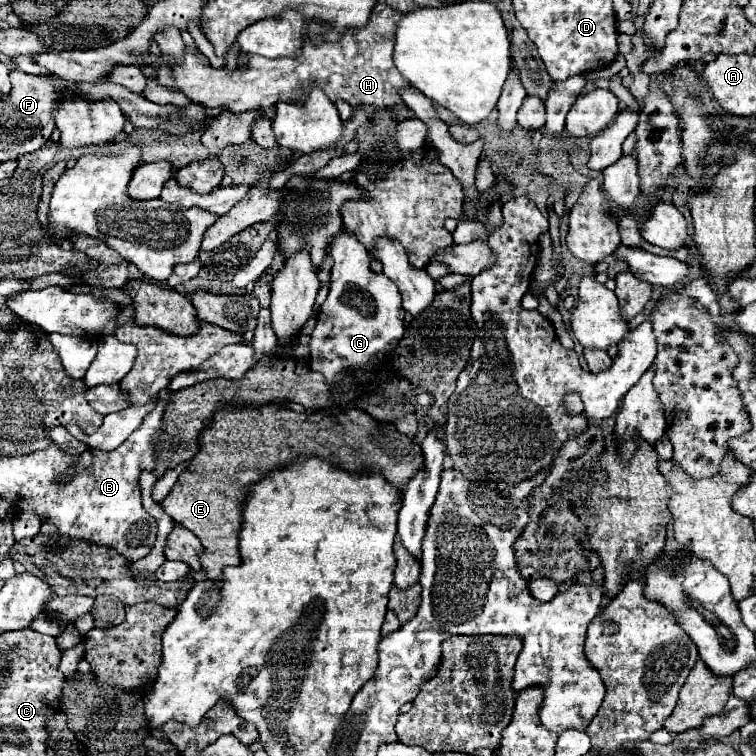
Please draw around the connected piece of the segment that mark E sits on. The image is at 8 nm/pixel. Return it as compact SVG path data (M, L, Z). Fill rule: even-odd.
M276 404L216 412L212 426L200 438L200 450L190 460L188 472L180 476L174 492L162 502L178 524L200 538L204 546L202 568L210 580L218 580L226 566L240 564L238 534L248 488L264 480L268 472L282 470L304 456L324 458L352 474L382 474L400 492L424 468L424 452L418 442L400 434L394 424L378 422L360 408L340 410L334 418L318 412L282 410Z

